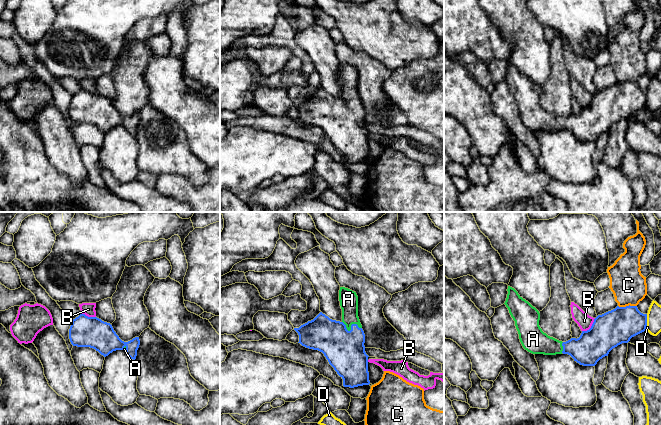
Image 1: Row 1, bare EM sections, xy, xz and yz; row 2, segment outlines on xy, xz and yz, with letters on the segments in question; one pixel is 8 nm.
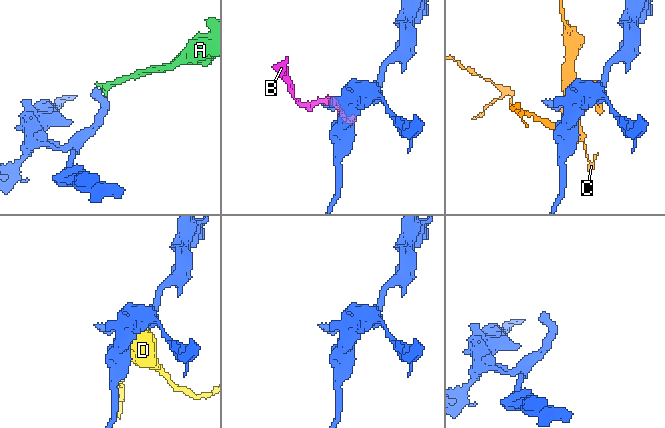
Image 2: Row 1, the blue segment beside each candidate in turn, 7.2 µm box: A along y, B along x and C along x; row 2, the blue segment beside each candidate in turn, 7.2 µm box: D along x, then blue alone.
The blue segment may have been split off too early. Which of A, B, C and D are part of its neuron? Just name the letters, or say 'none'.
A

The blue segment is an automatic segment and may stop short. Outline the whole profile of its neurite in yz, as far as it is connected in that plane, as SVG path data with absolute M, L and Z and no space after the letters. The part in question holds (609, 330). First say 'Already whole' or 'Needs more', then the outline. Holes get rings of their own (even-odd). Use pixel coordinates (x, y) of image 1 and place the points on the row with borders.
Needs more. M508 286L508 294L505 305L515 321L520 342L525 350L532 354L556 355L568 354L574 361L583 366L595 366L597 362L622 343L628 343L630 339L646 330L647 314L641 313L637 306L619 307L598 315L587 331L582 331L579 338L571 338L566 342L559 341L548 336L539 326L540 313L528 301L523 299L518 292Z

